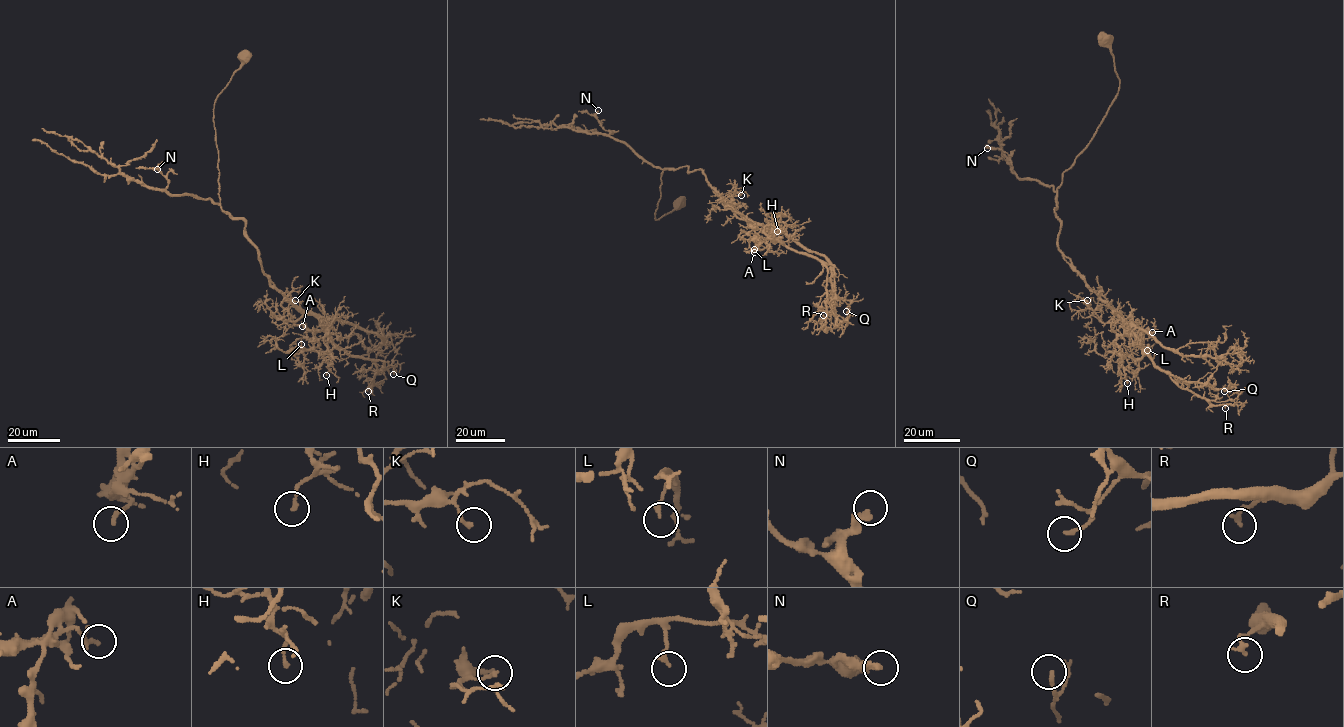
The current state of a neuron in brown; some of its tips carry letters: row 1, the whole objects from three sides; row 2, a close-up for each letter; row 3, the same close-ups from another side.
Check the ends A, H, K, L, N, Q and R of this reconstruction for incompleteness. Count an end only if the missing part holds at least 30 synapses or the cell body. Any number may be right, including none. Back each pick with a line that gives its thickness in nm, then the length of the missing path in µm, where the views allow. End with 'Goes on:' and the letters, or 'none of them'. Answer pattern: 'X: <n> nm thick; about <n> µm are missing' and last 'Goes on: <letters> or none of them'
Goes on: none of them

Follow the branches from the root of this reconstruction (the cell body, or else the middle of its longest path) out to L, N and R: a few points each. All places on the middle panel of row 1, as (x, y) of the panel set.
L: (681, 203), (655, 218), (663, 169), (701, 169), (707, 181), (737, 211), (769, 230), (768, 245), (754, 249)
N: (681, 203), (655, 218), (663, 170), (644, 162), (625, 143), (612, 137), (596, 116), (598, 110)
R: (681, 203), (655, 218), (663, 169), (701, 169), (737, 211), (815, 257), (827, 272), (823, 315)

